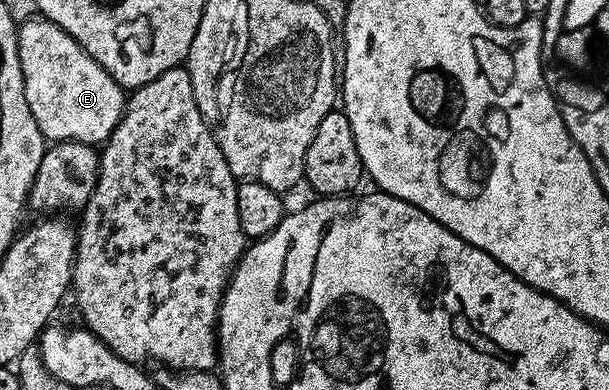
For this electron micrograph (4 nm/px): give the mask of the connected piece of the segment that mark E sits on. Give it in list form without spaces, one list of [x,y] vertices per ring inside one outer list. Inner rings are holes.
[[[34,17],[18,26],[17,48],[27,105],[46,140],[70,139],[76,143],[104,144],[125,112],[127,102],[126,92],[113,80],[111,73],[107,73],[107,69],[91,58],[66,31],[59,29],[59,25],[44,17]]]

